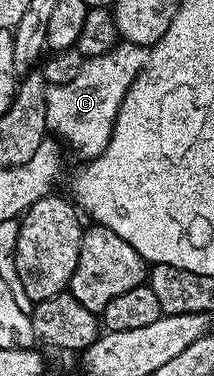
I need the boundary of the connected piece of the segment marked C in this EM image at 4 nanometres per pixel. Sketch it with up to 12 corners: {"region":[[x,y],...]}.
{"region":[[119,42],[47,87],[47,129],[83,161],[104,154],[149,57]]}

